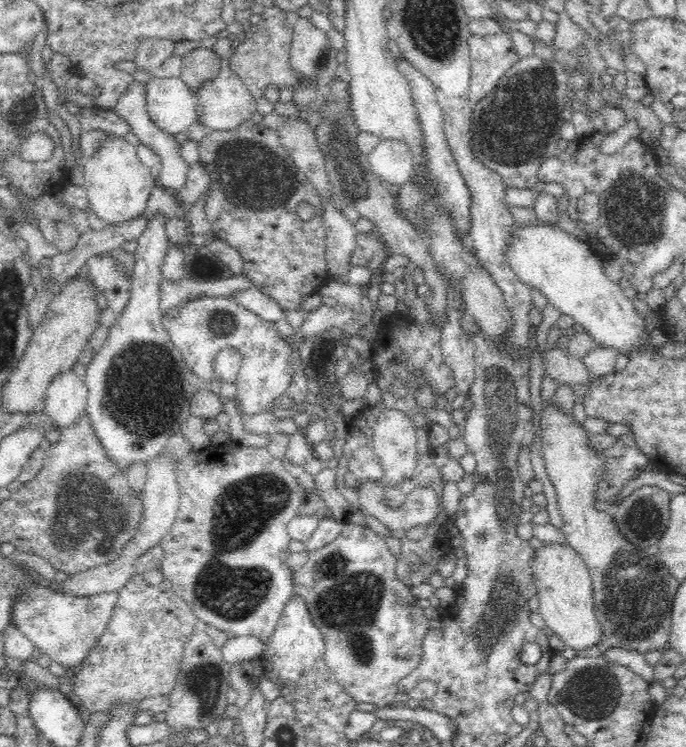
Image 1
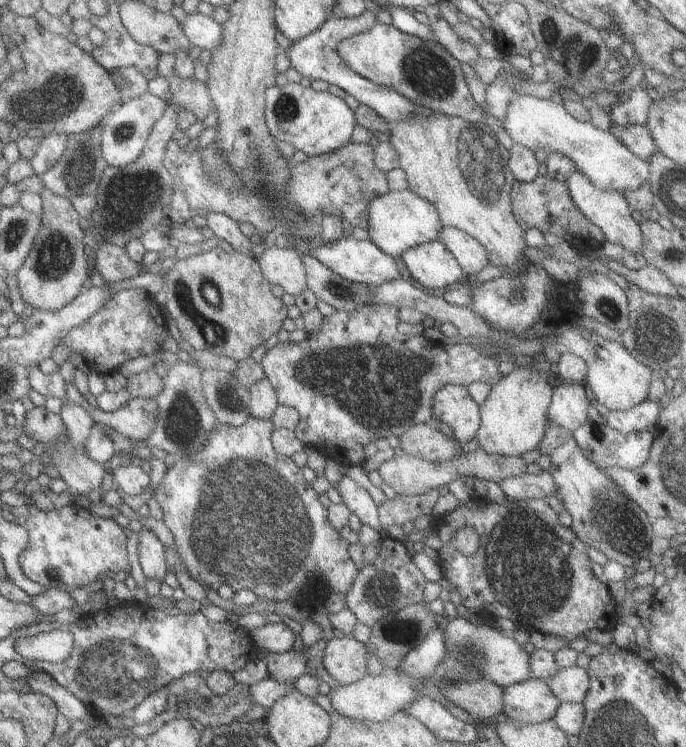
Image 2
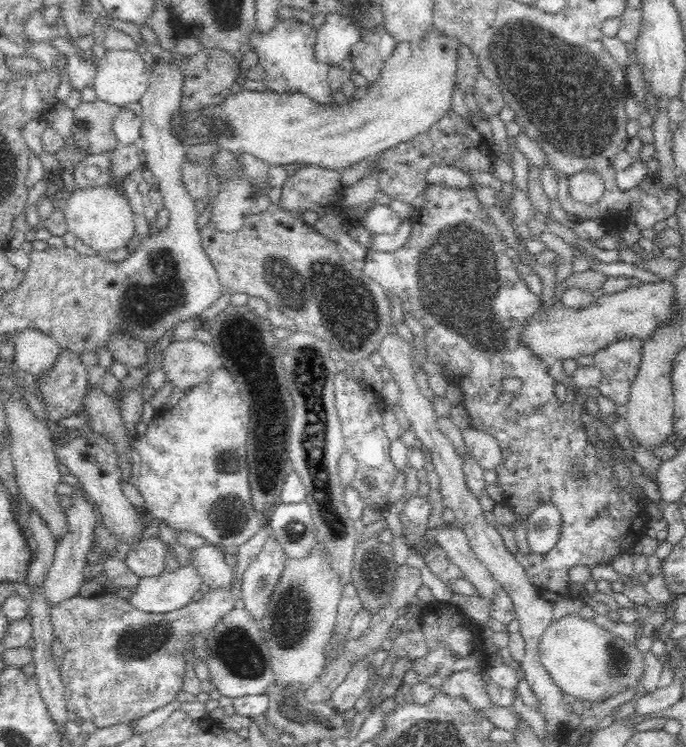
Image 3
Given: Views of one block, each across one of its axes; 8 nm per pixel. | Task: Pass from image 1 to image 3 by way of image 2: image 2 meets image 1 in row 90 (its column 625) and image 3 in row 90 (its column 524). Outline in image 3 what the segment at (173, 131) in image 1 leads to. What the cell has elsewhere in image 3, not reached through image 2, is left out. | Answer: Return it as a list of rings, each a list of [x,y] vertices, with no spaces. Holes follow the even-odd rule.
[[[109,50],[96,65],[93,88],[99,101],[120,108],[140,102],[150,84],[140,52]]]

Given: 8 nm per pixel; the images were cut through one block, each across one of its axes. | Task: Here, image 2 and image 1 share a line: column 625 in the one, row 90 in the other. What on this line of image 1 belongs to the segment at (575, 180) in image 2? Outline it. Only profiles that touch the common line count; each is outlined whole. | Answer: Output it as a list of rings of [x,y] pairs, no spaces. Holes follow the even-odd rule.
[[[222,57],[220,72],[214,80],[206,82],[202,90],[196,94],[196,114],[201,114],[199,120],[208,131],[236,130],[246,122],[250,122],[256,114],[256,99],[239,76],[233,73],[230,57]]]

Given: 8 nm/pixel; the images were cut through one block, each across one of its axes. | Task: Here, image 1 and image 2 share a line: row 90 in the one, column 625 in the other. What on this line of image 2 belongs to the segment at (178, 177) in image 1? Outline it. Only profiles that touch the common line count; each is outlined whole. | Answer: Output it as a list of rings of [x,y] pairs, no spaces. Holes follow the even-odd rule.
[[[611,123],[608,131],[637,158],[648,160],[656,151],[653,139],[643,125],[615,125]]]

